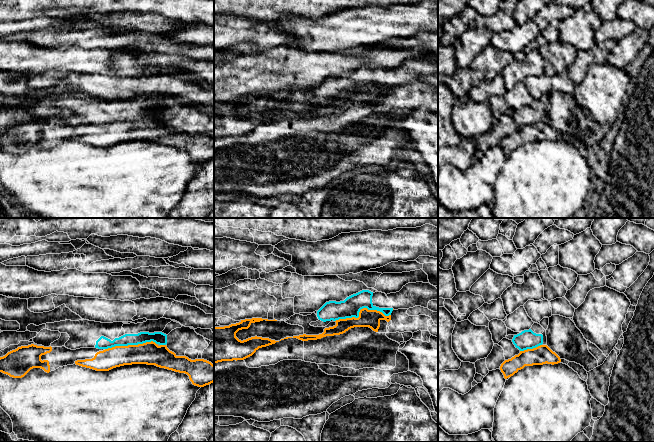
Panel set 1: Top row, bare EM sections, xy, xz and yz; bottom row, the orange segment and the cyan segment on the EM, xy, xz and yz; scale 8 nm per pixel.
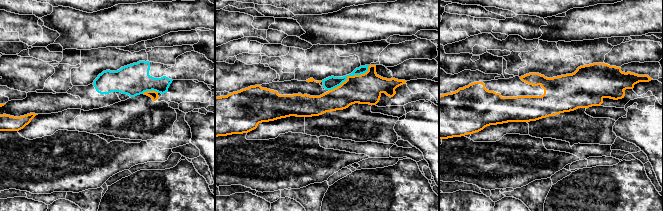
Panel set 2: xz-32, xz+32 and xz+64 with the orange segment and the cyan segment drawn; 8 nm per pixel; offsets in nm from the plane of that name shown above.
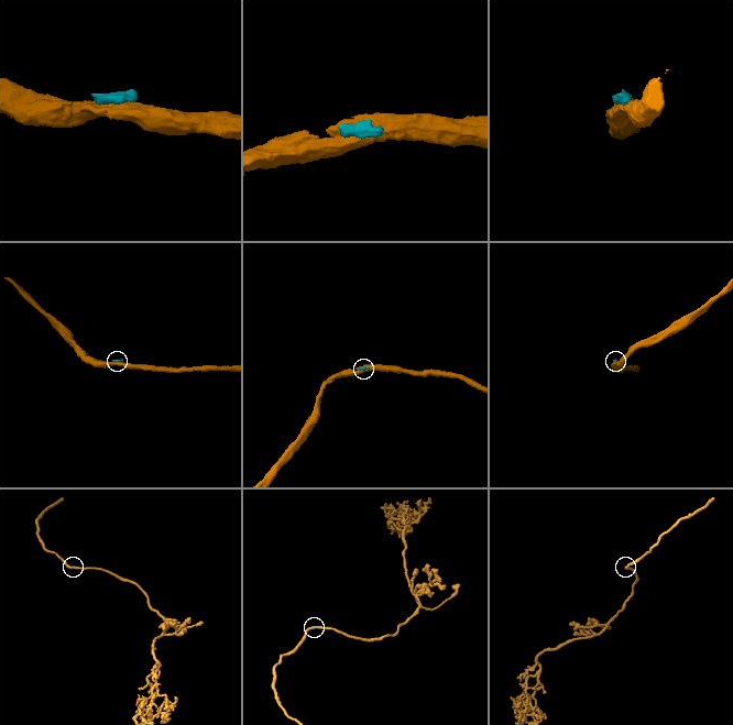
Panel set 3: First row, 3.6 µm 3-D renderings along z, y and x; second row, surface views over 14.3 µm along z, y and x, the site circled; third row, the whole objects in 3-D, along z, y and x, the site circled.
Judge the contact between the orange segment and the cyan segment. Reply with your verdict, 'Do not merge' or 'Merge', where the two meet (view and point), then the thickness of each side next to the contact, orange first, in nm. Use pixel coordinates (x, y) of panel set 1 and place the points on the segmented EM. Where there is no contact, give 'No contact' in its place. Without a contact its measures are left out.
Do not merge. Touches orange at xz (360, 310). Thickness 140 nm (orange) against 160 nm

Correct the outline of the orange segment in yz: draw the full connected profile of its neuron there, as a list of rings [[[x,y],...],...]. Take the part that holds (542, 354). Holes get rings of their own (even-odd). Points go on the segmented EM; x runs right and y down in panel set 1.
[[[540,345],[533,349],[520,351],[511,359],[505,360],[500,370],[507,379],[523,369],[525,366],[543,365],[543,364],[558,364],[561,362],[560,357],[553,352],[547,345]]]

